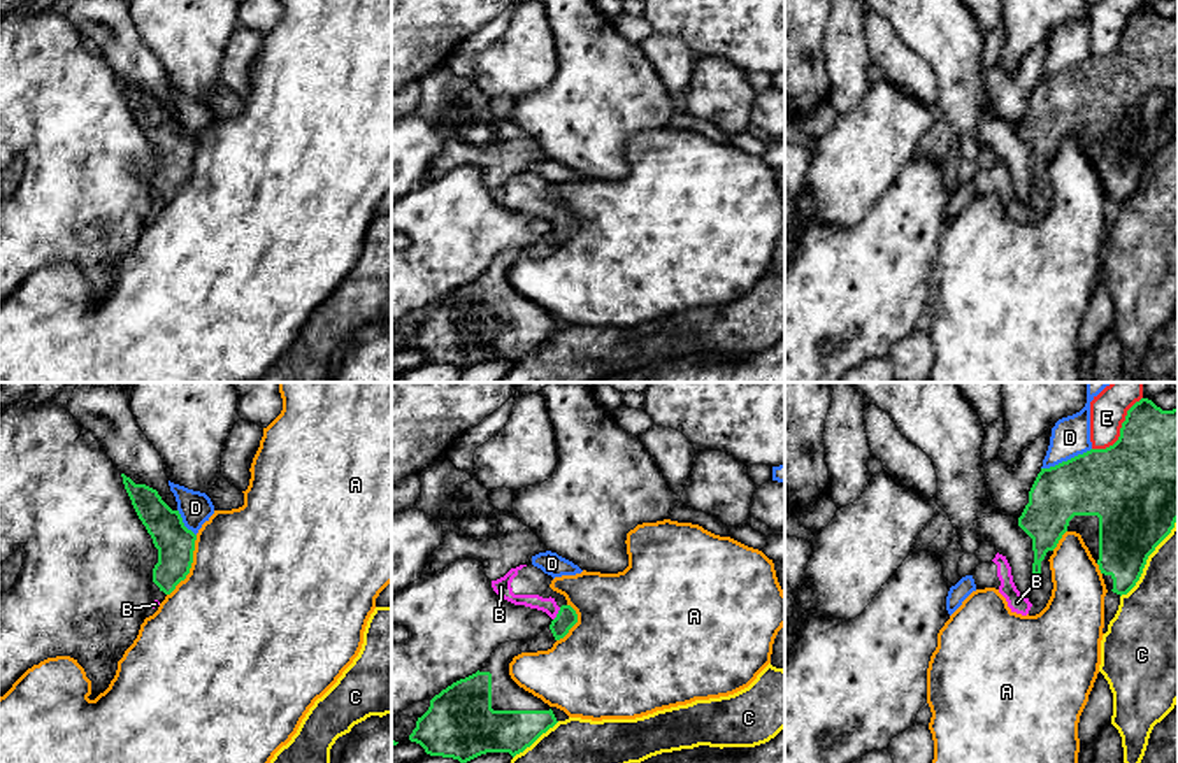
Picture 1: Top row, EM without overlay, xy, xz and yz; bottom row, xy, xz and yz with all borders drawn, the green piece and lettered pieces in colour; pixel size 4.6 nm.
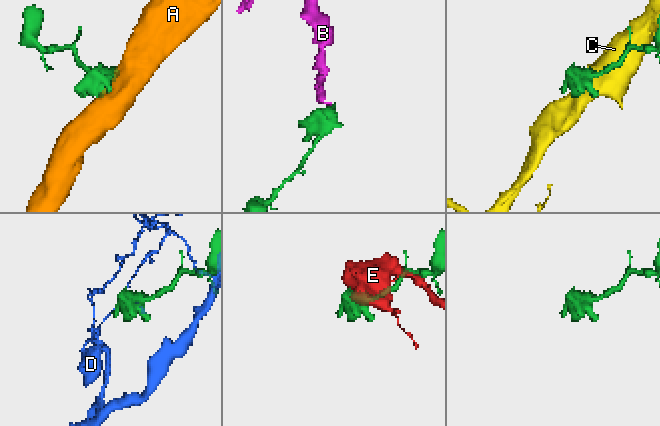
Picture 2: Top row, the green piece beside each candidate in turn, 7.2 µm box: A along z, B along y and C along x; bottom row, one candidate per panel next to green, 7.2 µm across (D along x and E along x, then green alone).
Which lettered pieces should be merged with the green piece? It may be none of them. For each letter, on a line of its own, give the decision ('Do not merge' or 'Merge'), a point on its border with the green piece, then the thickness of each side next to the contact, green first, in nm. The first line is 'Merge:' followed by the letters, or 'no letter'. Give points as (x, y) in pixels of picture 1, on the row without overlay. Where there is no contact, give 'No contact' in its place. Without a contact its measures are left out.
Merge: B
A: Do not merge. Touches green at xy (190, 172). Thickness 170 nm (green) against 500 nm
B: Merge. Touches green at xz (557, 221). Thickness 90 nm (green) against 70 nm
C: Do not merge. Touches green at yz (1147, 165). Thickness 380 nm (green) against 420 nm
D: Do not merge. Touches green at yz (1068, 67). Thickness 340 nm (green) against 180 nm
E: Do not merge. Touches green at yz (1120, 37). Thickness 480 nm (green) against 170 nm

